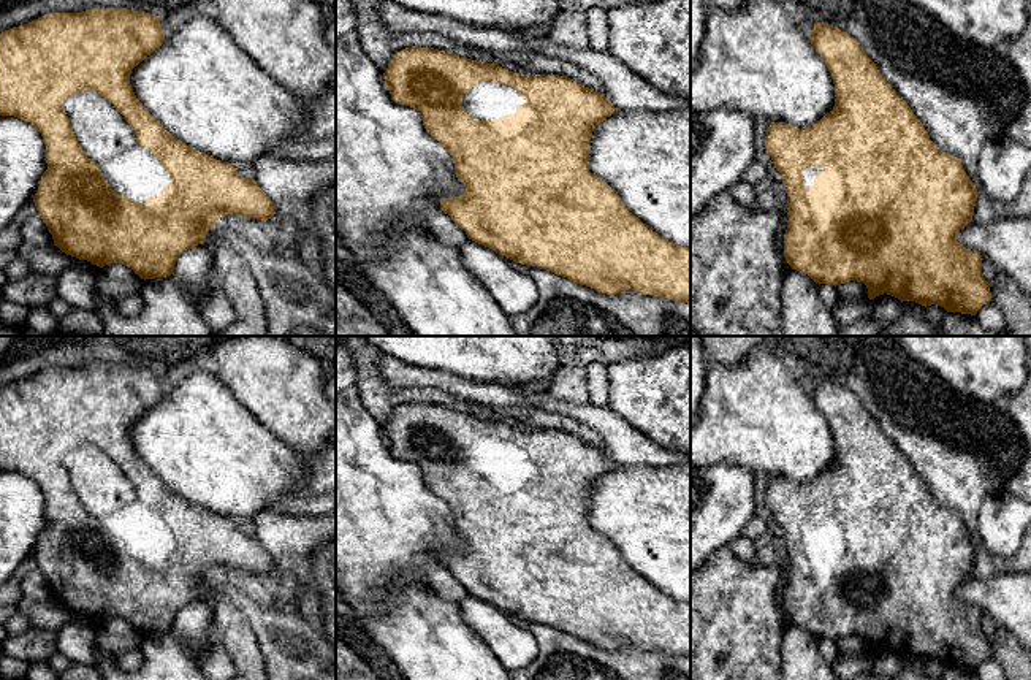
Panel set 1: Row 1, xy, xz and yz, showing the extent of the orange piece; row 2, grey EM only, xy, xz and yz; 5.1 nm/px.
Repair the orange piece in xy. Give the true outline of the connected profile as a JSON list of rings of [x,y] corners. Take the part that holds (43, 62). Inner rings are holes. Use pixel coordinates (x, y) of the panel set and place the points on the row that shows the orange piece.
[[[105,6],[81,13],[49,13],[0,33],[0,116],[22,119],[43,136],[48,170],[41,176],[33,203],[52,235],[54,246],[67,255],[87,260],[100,268],[122,263],[144,281],[171,276],[177,257],[184,250],[206,243],[207,231],[215,228],[222,214],[266,222],[277,209],[255,181],[242,178],[231,163],[217,160],[174,138],[136,98],[130,73],[157,51],[163,40],[158,16]],[[84,90],[98,92],[135,130],[136,144],[127,154],[103,163],[86,155],[63,109],[67,97]]]

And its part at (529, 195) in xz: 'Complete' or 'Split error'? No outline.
Split error

